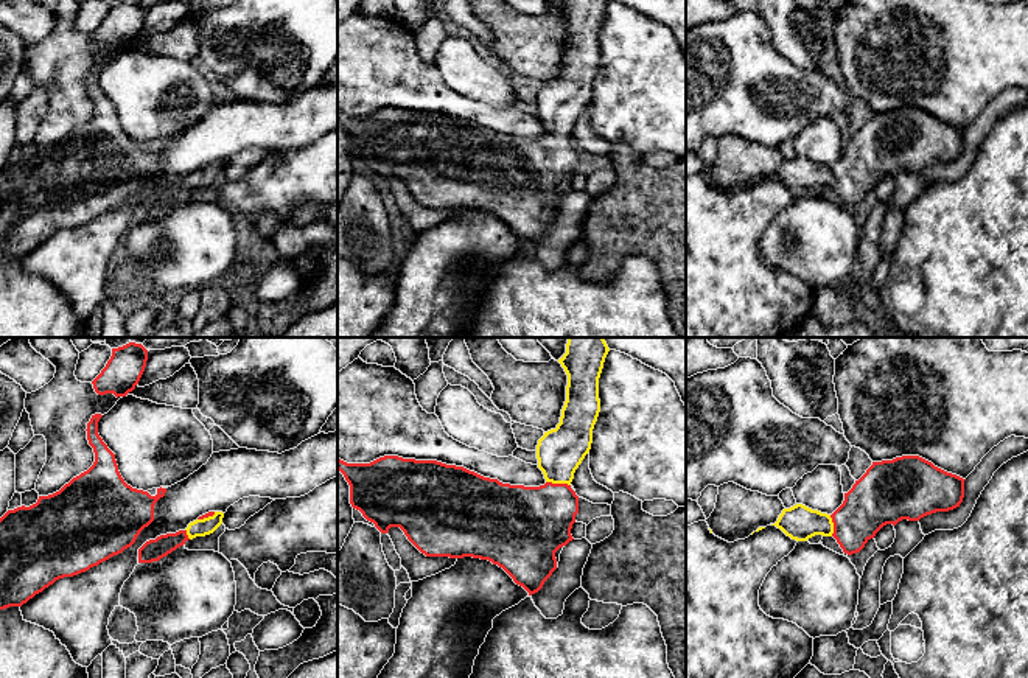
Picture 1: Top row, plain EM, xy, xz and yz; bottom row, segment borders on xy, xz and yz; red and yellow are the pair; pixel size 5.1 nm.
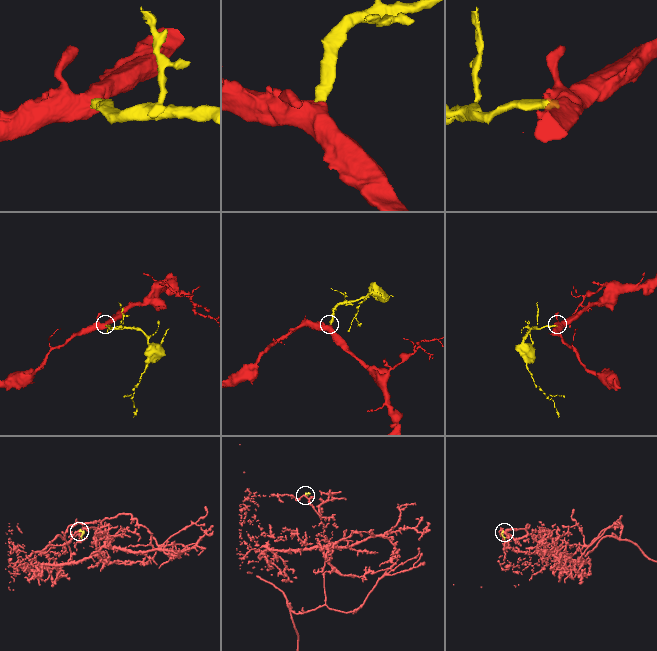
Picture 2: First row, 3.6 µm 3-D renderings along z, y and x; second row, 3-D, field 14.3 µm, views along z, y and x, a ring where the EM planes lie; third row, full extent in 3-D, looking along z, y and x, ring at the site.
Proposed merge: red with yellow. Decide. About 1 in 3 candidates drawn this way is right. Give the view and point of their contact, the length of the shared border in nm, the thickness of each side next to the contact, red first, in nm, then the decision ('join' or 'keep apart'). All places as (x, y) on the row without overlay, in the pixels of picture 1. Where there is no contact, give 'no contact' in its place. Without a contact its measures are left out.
meets red in xz at (559, 136); contact 130 nm long; 380 nm thick on the red side, 240 nm on the other; join

